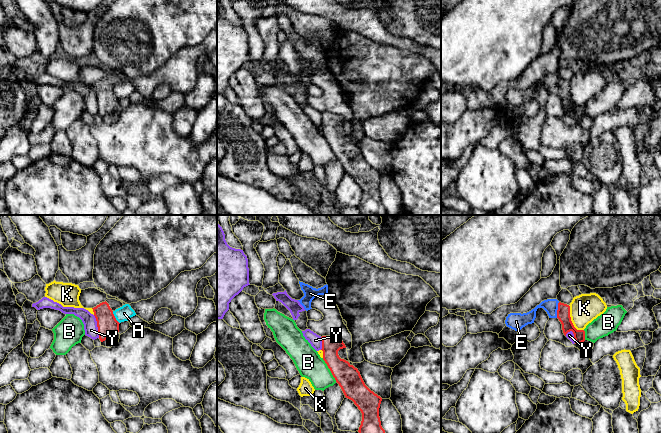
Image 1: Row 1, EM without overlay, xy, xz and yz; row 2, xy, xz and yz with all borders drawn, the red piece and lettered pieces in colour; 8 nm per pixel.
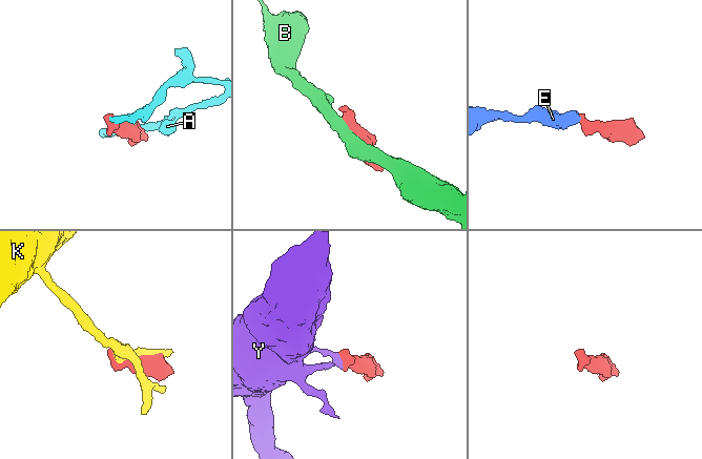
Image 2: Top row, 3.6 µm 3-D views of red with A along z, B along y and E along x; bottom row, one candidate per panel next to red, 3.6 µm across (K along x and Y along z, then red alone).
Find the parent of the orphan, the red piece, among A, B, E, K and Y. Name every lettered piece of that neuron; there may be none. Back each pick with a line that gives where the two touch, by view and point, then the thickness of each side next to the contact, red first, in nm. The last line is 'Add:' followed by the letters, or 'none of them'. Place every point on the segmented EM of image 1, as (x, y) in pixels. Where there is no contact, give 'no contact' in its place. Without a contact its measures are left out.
E: contact yz (557, 310); calibres 110 and 110 nm
Add: E

